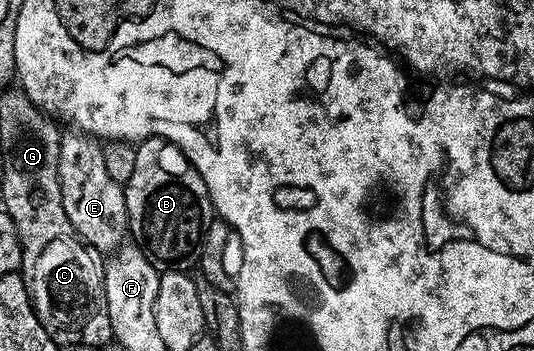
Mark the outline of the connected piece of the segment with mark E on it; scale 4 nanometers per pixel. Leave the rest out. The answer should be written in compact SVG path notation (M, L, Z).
M77 130L67 131L60 142L60 193L63 195L64 213L68 214L73 231L85 243L91 245L101 254L113 254L128 236L128 221L126 218L126 193L123 185L117 184L108 174L104 166L102 144L93 136L87 136Z

